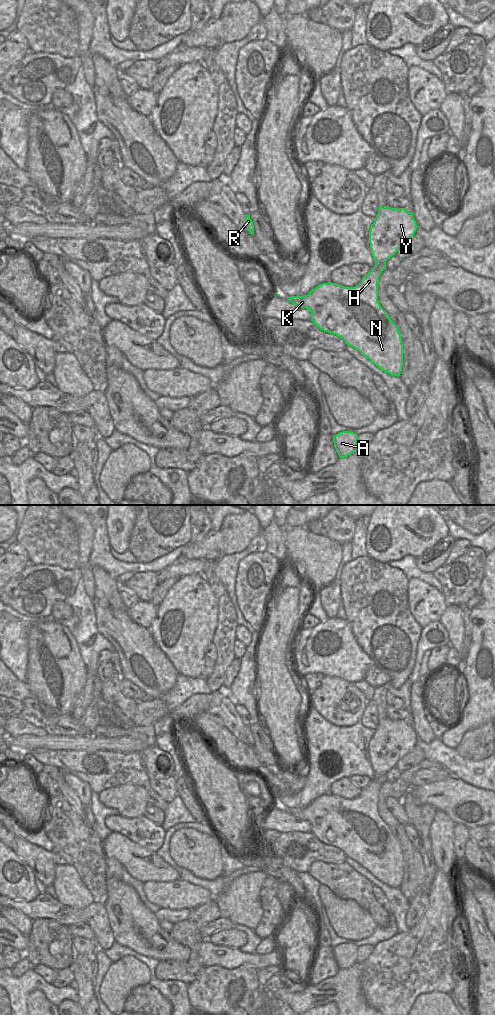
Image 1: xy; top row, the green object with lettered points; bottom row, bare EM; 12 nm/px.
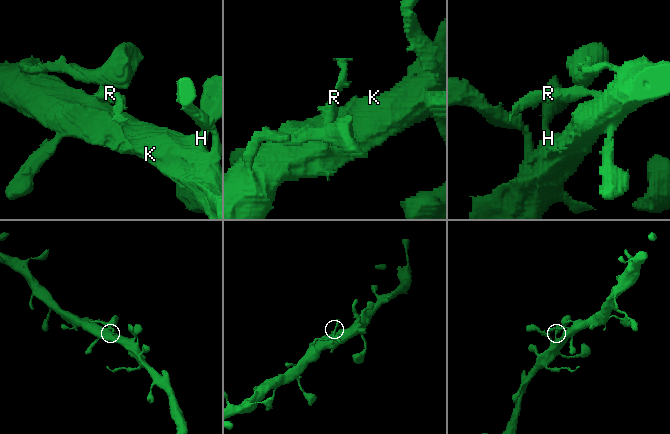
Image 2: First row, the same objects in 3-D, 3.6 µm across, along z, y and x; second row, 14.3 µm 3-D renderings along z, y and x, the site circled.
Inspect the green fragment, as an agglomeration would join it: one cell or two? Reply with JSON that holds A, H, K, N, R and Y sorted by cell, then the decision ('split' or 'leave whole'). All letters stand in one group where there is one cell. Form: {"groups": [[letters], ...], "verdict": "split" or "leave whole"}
{"groups": [["A", "H", "K", "N", "R", "Y"]], "verdict": "leave whole"}

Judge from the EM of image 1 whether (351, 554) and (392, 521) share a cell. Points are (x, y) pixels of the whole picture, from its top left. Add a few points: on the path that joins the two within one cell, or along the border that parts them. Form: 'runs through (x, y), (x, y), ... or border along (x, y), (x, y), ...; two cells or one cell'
border along (365, 533), (365, 548), (368, 555); two cells

